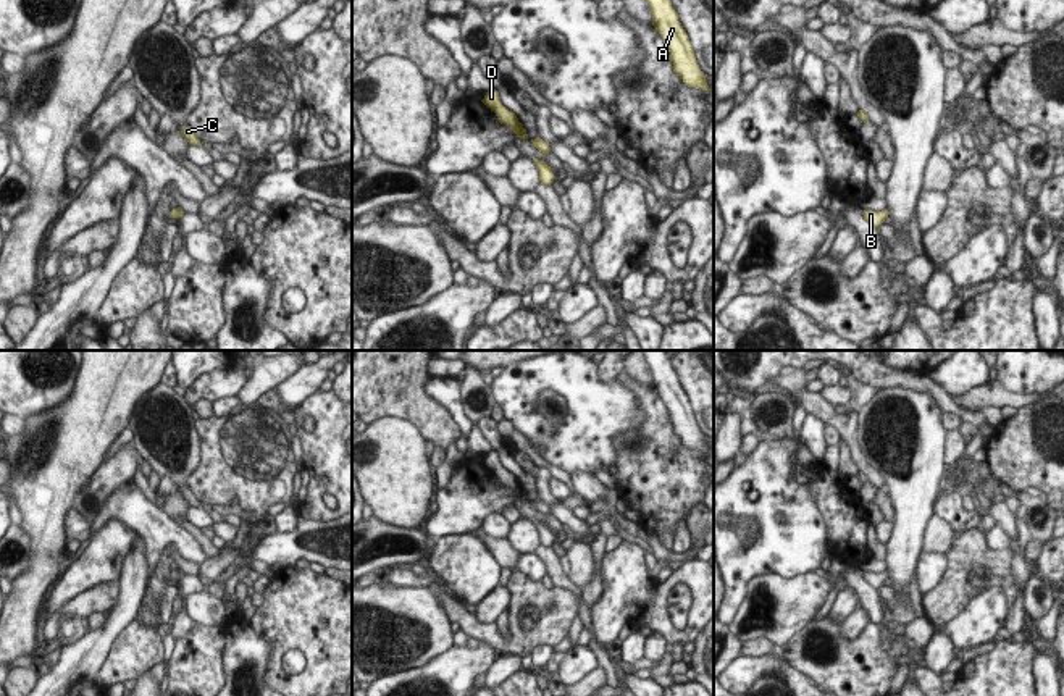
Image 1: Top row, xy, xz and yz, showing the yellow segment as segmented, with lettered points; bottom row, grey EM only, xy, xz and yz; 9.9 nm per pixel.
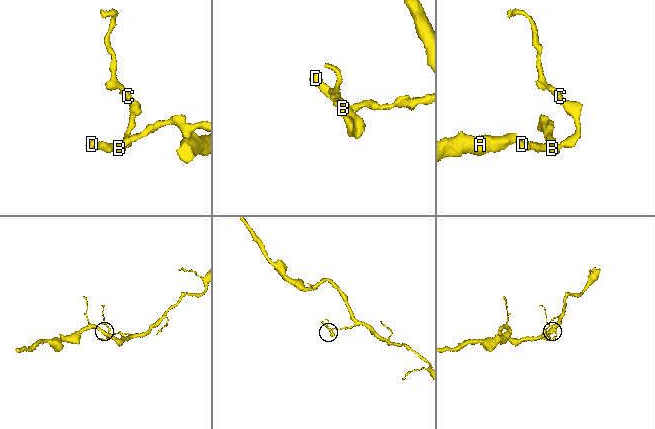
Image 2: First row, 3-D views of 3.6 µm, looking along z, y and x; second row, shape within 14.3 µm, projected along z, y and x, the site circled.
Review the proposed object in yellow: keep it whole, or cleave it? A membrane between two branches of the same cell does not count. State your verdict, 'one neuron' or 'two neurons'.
one neuron

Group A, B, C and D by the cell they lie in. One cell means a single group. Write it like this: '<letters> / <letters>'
A B C D

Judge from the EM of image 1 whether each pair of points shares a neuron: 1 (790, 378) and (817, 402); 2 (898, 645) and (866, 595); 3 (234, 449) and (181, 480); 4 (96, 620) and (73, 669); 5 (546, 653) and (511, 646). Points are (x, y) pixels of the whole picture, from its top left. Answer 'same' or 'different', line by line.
1: different
2: same
3: different
4: different
5: different

